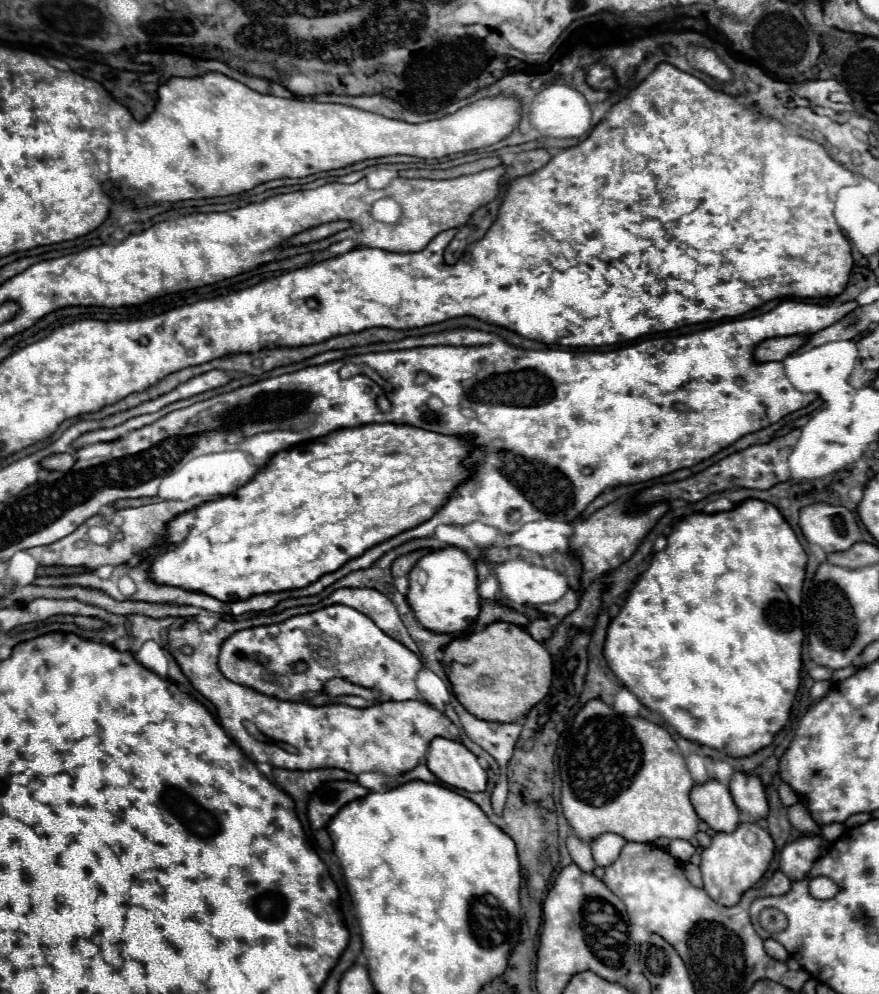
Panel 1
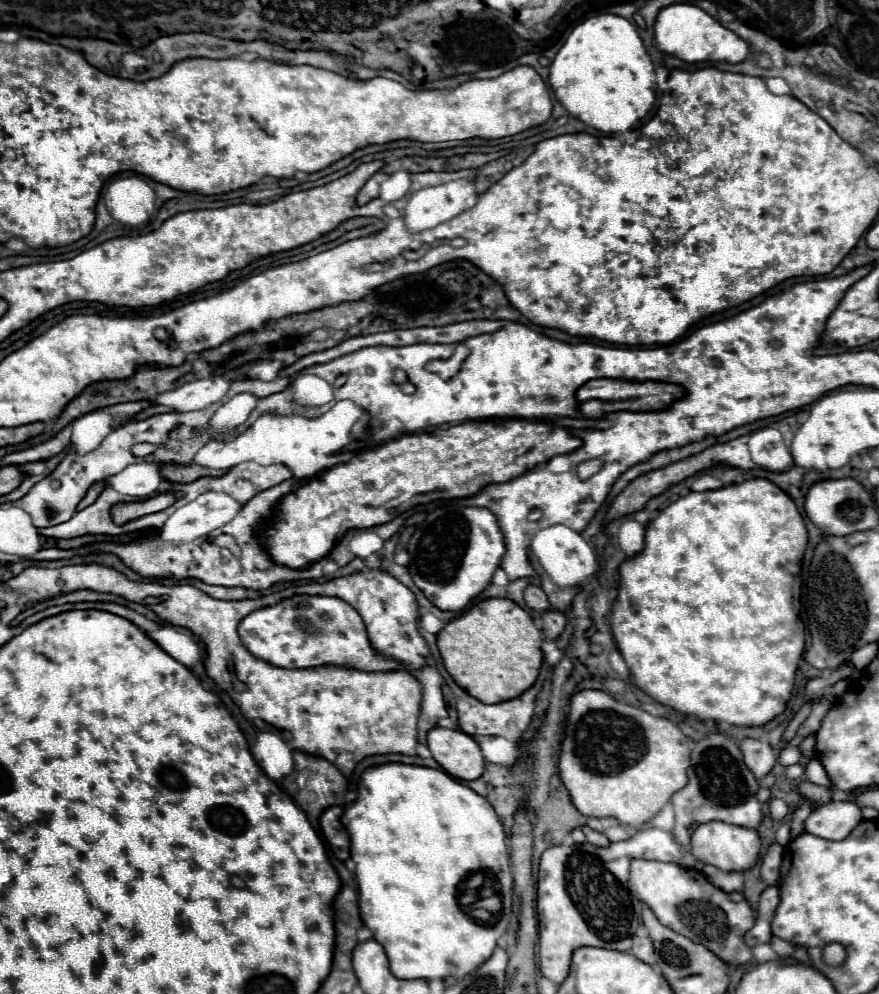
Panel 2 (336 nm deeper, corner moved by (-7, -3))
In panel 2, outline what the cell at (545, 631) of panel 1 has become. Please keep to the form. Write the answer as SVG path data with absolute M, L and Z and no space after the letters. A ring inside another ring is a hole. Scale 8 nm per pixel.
M527 585L525 591L523 591L523 599L525 599L527 607L531 607L531 609L535 609L535 611L547 611L547 607L549 607L547 595L545 595L543 589L537 587L537 585Z

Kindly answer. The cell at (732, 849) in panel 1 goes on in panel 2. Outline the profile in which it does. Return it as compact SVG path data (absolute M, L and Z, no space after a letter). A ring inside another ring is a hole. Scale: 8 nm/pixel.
M711 821L697 825L691 835L691 853L703 865L715 865L721 871L745 871L757 863L757 853L761 847L761 839L755 829L745 829L737 825L729 825L723 821Z

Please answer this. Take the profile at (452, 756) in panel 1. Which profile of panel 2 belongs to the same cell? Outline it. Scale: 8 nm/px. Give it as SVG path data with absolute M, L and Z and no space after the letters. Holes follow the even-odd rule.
M433 727L427 733L427 747L433 759L455 779L471 781L483 775L483 755L475 739L459 729Z

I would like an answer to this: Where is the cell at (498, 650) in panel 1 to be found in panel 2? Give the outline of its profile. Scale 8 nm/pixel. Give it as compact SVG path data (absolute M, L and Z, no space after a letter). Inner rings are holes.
M489 597L479 601L477 605L449 621L437 633L437 647L443 657L445 669L449 671L453 681L459 683L459 687L463 687L469 695L475 695L475 699L483 703L501 703L503 699L515 699L515 695L521 695L523 691L527 691L527 687L533 685L543 661L541 641L541 631L535 627L531 615L515 601L505 597Z

